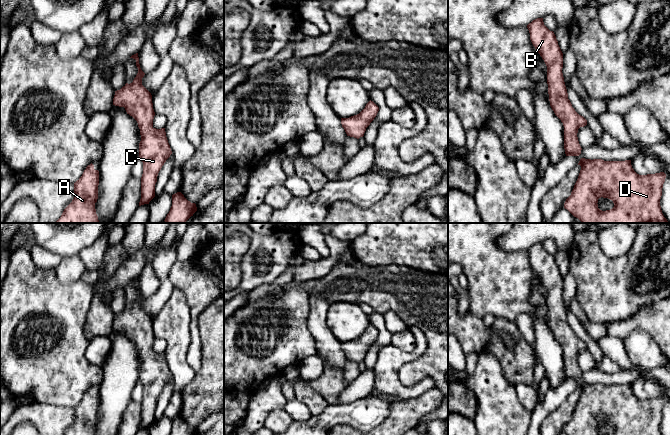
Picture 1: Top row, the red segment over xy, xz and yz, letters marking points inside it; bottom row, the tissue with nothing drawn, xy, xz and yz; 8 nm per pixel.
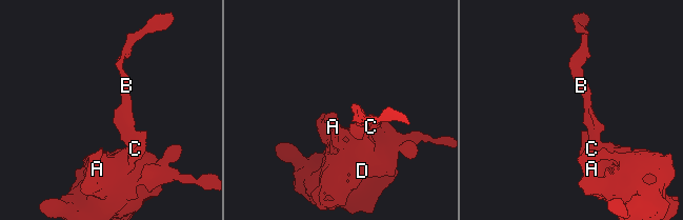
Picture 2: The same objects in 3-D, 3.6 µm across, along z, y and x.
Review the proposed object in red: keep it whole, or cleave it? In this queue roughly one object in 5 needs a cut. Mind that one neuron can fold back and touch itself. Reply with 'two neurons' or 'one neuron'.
one neuron

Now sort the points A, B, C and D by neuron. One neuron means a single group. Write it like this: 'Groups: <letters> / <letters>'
Groups: A B C D

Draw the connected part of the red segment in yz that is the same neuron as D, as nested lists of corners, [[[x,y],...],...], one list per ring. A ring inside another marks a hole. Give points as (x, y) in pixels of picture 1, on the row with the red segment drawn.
[[[581,158],[578,165],[581,170],[564,208],[581,223],[669,223],[660,206],[666,178],[664,172],[639,175],[632,168],[631,160],[604,161]],[[601,197],[612,200],[614,207],[606,211],[600,210],[597,203]]]

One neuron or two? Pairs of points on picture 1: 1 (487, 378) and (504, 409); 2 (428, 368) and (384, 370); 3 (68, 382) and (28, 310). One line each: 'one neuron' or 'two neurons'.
1: one neuron
2: two neurons
3: one neuron

